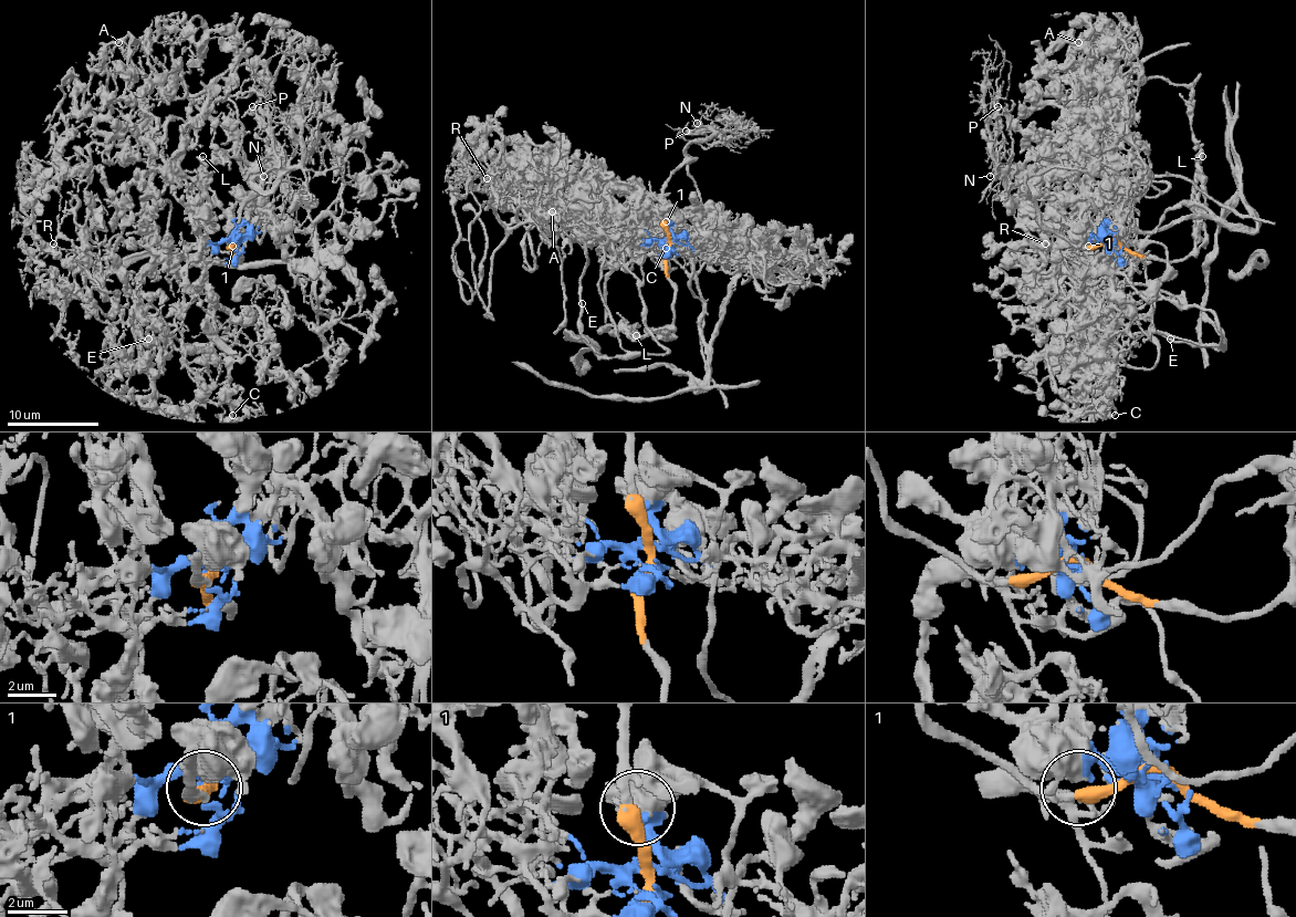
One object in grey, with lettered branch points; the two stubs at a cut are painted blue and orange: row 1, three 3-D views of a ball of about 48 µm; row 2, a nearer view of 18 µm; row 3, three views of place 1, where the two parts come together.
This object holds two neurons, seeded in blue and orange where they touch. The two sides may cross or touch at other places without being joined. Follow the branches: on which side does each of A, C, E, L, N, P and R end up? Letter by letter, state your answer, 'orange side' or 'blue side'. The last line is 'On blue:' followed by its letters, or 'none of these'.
A: blue side
C: blue side
E: blue side
L: orange side
N: orange side
P: orange side
R: blue side
On blue: A, C, E, R

